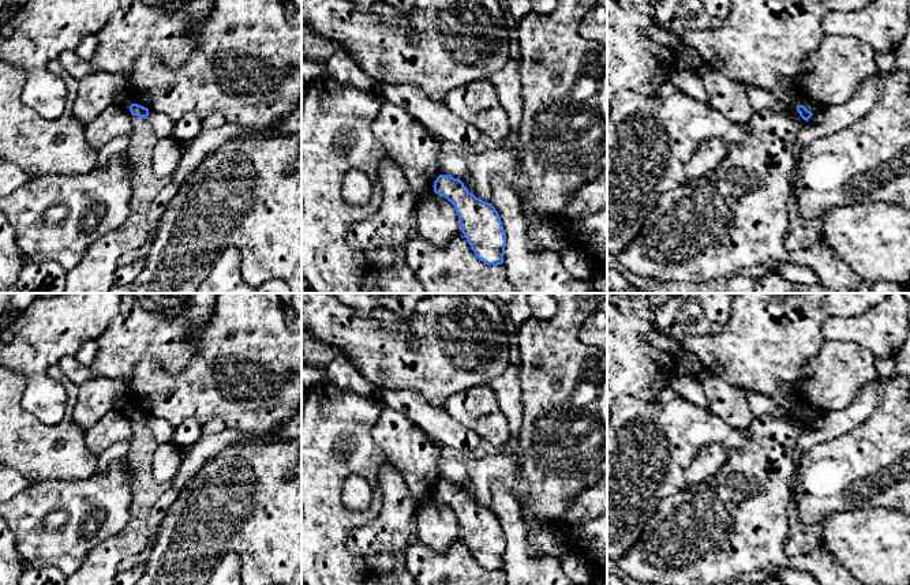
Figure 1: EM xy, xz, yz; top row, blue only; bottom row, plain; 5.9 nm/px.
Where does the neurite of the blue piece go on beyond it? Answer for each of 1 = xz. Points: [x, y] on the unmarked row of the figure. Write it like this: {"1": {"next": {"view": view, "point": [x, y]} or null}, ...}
{"1": {"next": null}}

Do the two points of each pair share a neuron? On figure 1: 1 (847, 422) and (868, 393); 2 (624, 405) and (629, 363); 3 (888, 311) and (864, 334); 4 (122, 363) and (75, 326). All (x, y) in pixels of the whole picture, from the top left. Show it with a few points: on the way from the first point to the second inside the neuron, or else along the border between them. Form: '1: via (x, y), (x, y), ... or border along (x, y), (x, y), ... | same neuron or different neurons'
1: via (854, 415), (867, 400) | same neuron
2: border along (621, 394), (629, 394), (641, 400), (656, 400) | different neurons
3: via (883, 317), (869, 329) | same neuron
4: border along (116, 315), (96, 340) | different neurons

